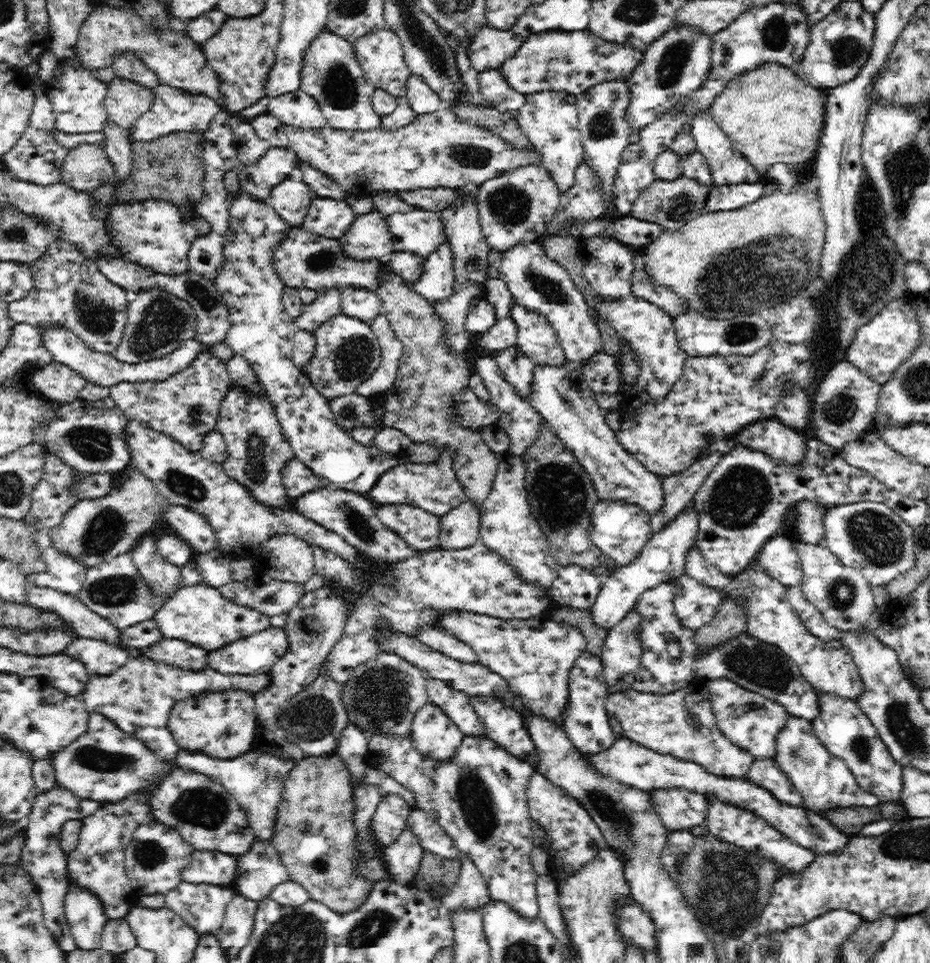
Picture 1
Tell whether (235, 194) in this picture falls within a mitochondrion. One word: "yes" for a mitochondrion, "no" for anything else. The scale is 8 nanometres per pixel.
no

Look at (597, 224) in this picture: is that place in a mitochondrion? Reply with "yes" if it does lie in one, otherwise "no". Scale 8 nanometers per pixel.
no

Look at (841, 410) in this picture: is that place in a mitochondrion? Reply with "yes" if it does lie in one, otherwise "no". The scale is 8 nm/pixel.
yes

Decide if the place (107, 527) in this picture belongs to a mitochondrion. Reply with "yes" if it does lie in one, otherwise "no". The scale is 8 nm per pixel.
yes

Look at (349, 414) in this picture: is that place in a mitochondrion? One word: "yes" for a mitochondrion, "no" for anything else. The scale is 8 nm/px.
yes

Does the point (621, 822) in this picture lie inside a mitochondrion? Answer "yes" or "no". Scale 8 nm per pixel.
yes

